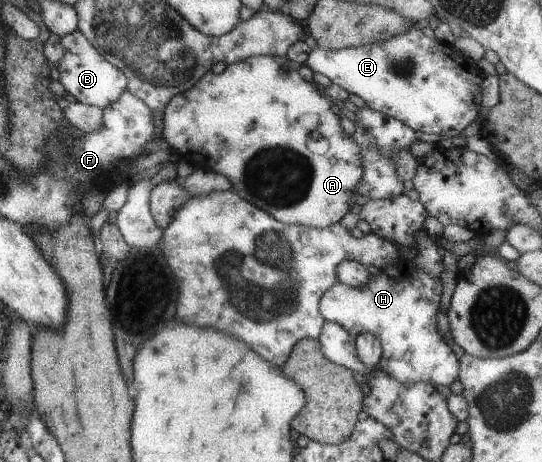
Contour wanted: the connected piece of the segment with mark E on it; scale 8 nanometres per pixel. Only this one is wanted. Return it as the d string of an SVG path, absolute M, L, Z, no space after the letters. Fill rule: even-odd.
M413 27L383 42L364 44L357 48L347 47L330 51L317 46L310 50L304 65L313 72L323 74L339 88L359 96L365 106L371 110L399 120L415 132L445 134L447 137L457 136L468 124L478 118L481 82L485 75L477 67L476 61L461 55L453 44L429 38Z

